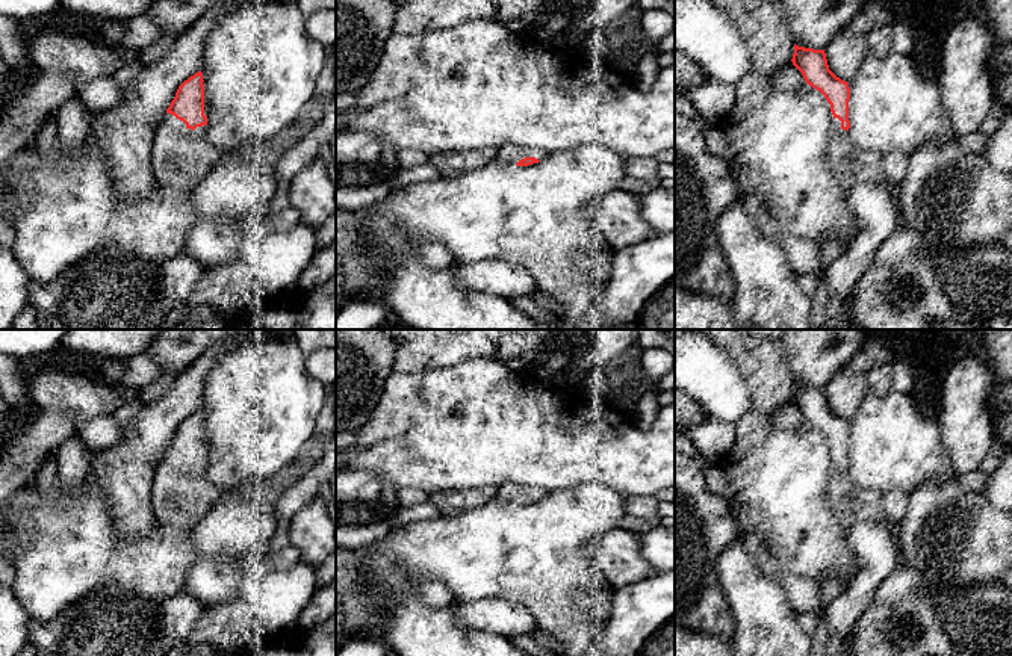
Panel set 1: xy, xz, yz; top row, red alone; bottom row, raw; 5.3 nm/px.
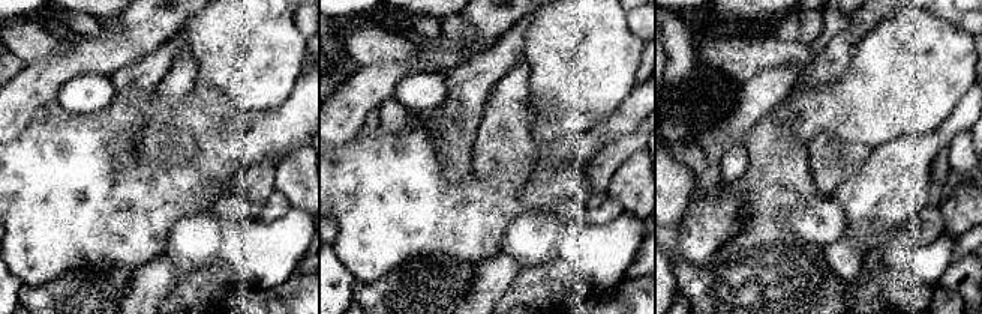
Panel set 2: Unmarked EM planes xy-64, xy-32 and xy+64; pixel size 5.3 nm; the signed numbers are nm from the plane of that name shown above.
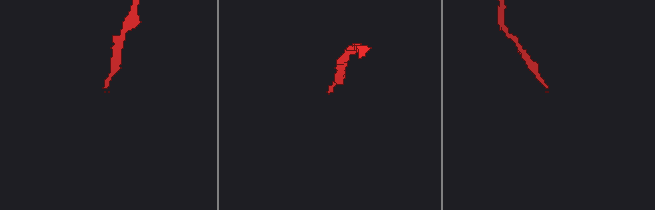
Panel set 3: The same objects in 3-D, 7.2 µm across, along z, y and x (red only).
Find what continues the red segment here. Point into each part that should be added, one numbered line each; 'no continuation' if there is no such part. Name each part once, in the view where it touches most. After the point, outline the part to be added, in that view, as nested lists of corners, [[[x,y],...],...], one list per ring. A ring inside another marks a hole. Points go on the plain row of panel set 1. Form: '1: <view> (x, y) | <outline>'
1: xy (180, 496) | [[[171,452],[160,460],[151,487],[157,521],[188,528],[201,520],[219,500],[221,490],[206,479],[207,464],[191,469]]]

